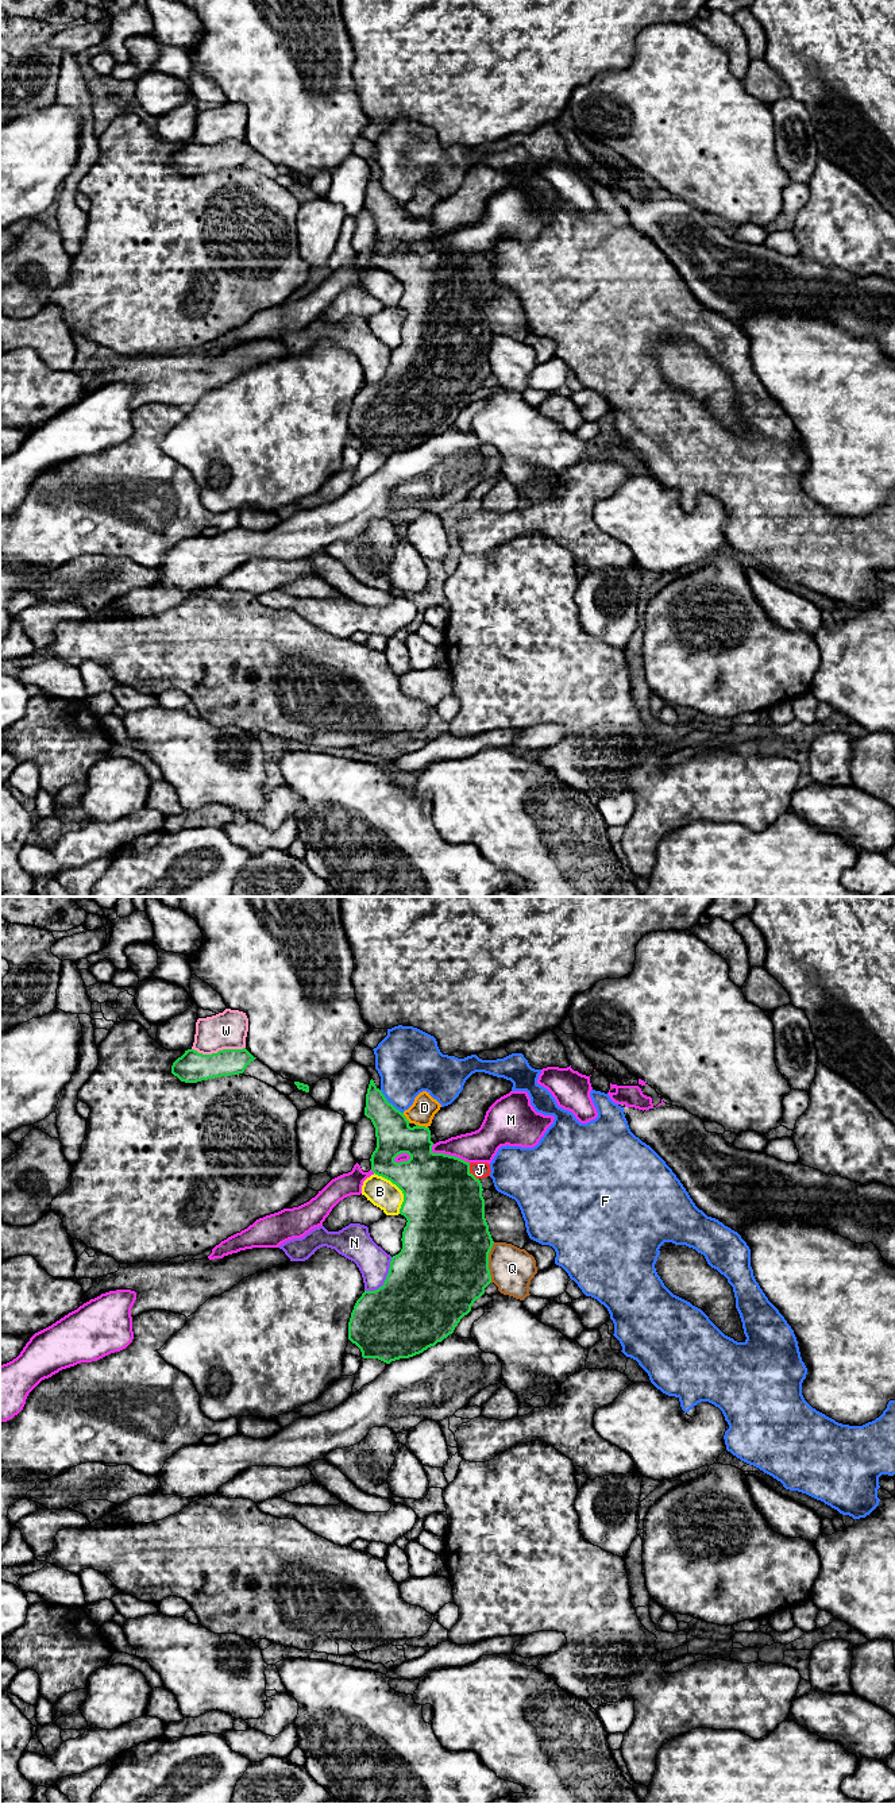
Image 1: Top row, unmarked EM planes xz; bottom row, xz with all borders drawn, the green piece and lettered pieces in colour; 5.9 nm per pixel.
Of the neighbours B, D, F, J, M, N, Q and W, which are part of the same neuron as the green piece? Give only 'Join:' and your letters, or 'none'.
Join: J

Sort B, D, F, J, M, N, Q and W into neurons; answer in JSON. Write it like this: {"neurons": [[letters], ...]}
{"neurons": [["B"], ["D"], ["F"], ["J"], ["M"], ["N"], ["Q"], ["W"]]}

